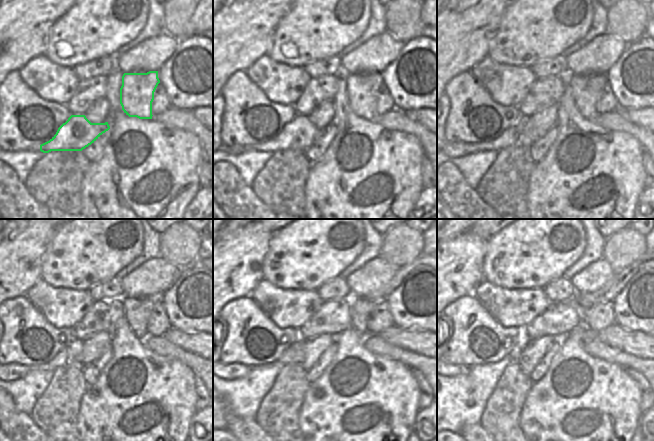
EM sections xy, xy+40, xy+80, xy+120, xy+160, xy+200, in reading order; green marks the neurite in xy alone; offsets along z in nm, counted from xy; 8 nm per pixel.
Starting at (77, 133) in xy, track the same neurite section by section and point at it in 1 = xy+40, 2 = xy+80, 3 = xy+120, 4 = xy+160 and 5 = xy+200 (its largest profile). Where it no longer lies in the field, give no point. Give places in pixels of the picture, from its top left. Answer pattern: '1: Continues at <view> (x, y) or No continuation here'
1: Continues at xy+40 (299, 134)
2: Continues at xy+80 (519, 134)
3: Continues at xy+120 (70, 355)
4: Continues at xy+160 (294, 354)
5: Continues at xy+200 (515, 352).

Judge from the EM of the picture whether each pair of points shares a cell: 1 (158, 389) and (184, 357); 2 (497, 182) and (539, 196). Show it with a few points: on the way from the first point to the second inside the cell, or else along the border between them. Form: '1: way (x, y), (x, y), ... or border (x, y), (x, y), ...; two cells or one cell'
1: border (158, 355), (176, 358), (195, 373); two cells
2: border (532, 169), (526, 194), (527, 208); two cells

